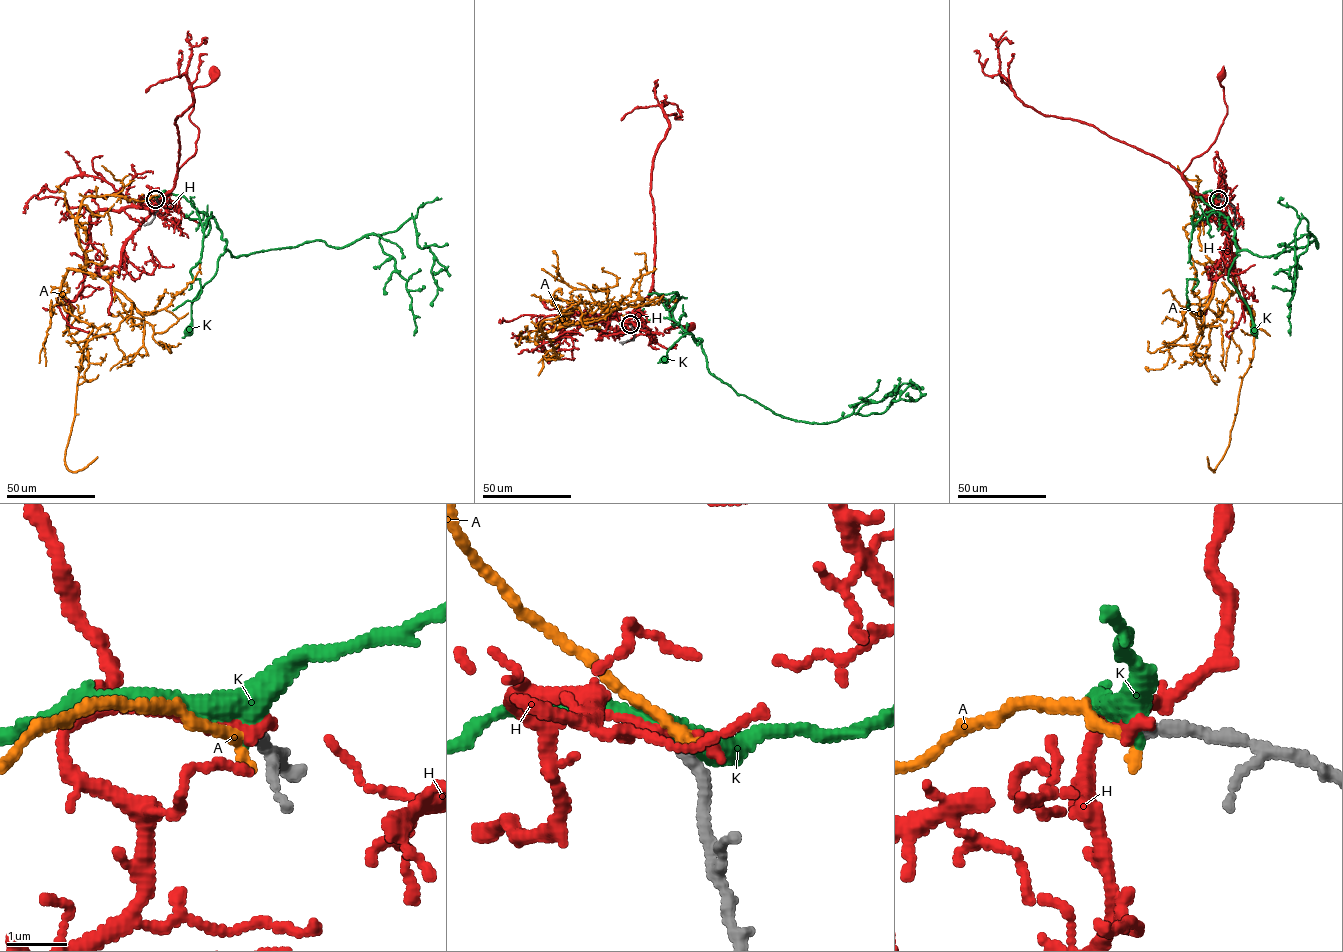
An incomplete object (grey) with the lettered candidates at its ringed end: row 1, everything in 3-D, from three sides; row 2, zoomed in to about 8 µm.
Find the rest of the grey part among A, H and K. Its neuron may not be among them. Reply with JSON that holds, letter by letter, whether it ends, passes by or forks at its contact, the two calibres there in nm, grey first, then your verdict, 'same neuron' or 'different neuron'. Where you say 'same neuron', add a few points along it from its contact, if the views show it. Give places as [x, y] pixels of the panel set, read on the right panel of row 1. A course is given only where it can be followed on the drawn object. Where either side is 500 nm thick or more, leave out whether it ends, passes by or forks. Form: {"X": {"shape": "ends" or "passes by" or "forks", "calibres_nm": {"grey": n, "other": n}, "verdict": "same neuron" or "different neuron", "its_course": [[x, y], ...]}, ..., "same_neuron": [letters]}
{"A": {"shape": "ends", "calibres_nm": {"grey": 200, "other": 200}, "verdict": "same neuron", "its_course": [[1219, 199], [1194, 196], [1199, 245], [1234, 273], [1254, 339], [1214, 471], [1207, 457]]}, "H": {"shape": "ends", "calibres_nm": {"grey": 200, "other": 200}, "verdict": "different neuron"}, "K": {"shape": "passes by", "calibres_nm": {"grey": 200, "other": 420}, "verdict": "different neuron"}, "same_neuron": ["A"]}

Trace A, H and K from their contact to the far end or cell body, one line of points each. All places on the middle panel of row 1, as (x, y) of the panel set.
A: (631, 324), (598, 302), (556, 298), (561, 323), (536, 342), (547, 360), (559, 358), (540, 324), (573, 312)
H: (631, 324), (625, 320), (653, 287), (671, 311), (674, 324), (665, 332), (690, 328)
K: (631, 324), (661, 317), (672, 319), (702, 341), (697, 345), (691, 334), (685, 334), (669, 349), (663, 361)

